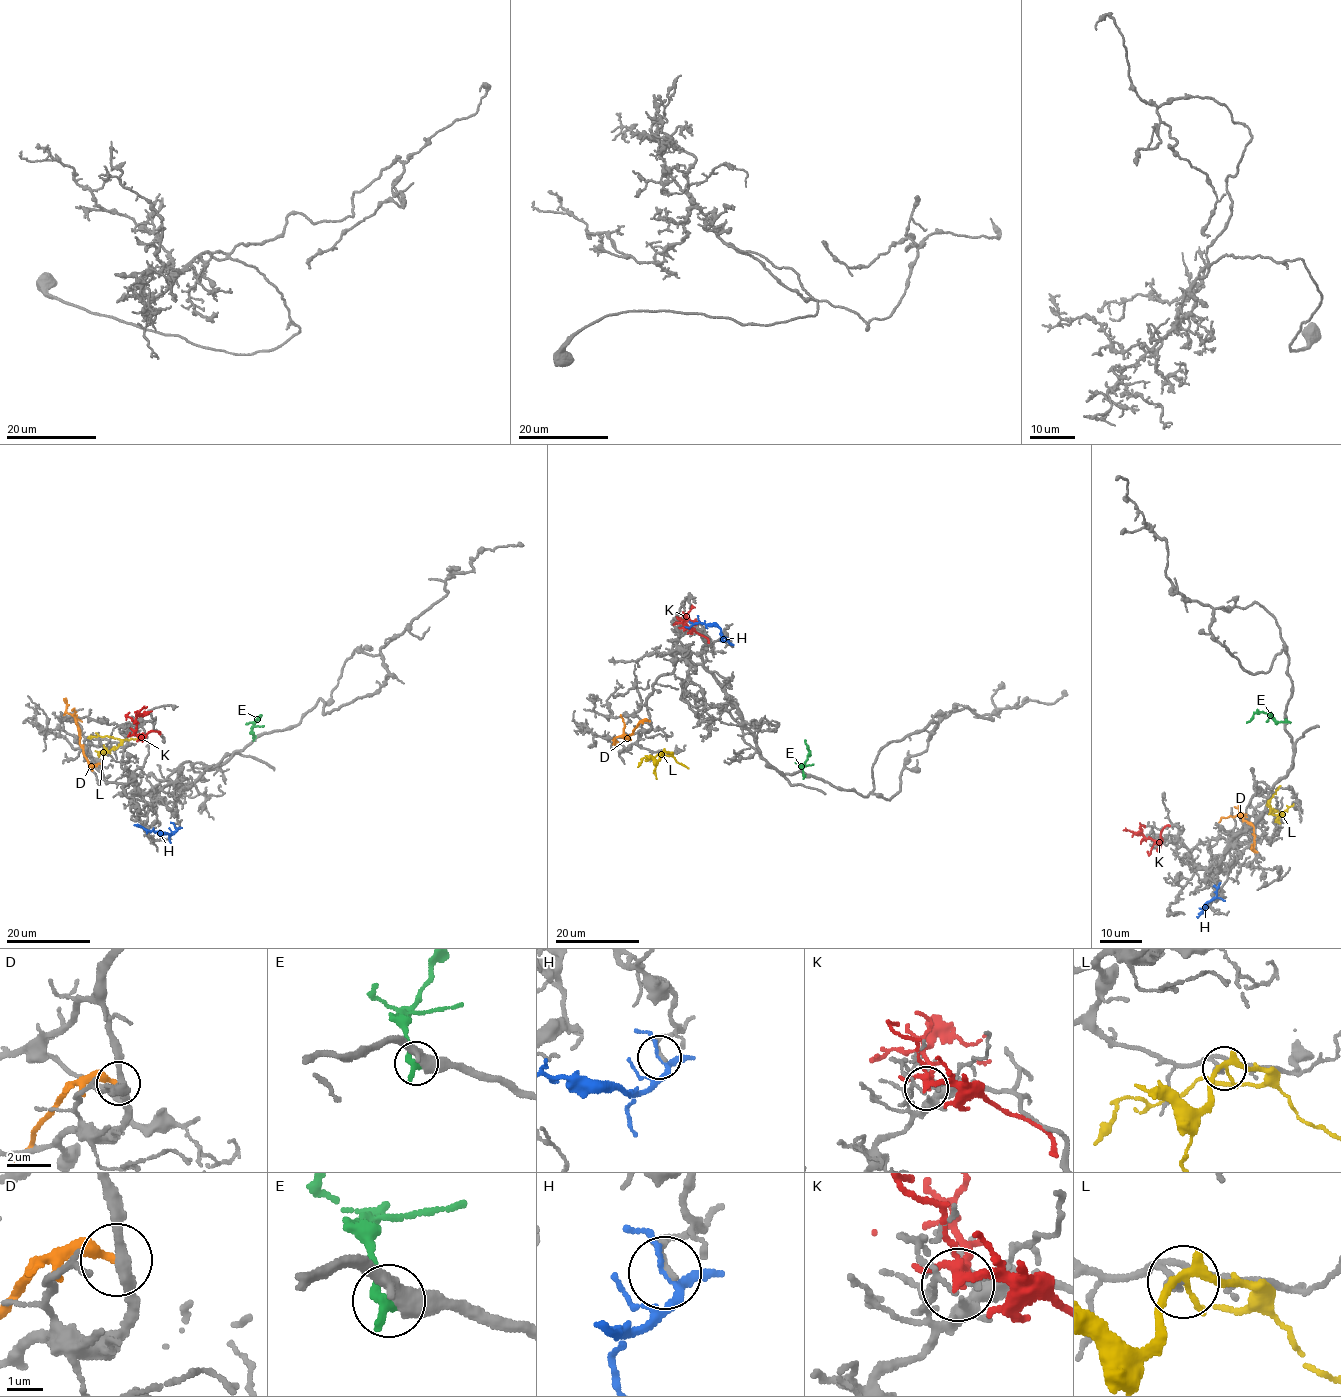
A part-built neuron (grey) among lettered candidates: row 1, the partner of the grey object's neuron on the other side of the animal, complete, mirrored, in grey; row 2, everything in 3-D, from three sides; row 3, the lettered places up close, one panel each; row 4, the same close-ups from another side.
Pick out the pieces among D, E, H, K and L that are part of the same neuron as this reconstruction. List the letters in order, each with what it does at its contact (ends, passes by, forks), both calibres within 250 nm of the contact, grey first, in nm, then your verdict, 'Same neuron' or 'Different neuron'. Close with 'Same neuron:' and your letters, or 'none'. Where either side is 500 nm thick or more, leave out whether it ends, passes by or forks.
D: It ends there. Thickness 280 nm (grey) against 280 nm. Different neuron
E: It ends there. Thickness 440 nm (grey) against 400 nm. Different neuron
H: It forks there. Thickness 150 nm (grey) against 160 nm. Different neuron
K: It forks there. Thickness 100 nm (grey) against 170 nm. Different neuron
L: It passes by. Thickness 100 nm (grey) against 240 nm. Different neuron
Same neuron: none

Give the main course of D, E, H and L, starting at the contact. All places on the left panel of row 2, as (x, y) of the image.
D: (99, 763), (88, 763), (80, 743), (74, 708), (72, 710)
E: (255, 737), (252, 731), (260, 716), (256, 720)
H: (175, 828), (173, 833), (166, 833), (133, 825)
L: (112, 748), (120, 743), (119, 739), (99, 736), (88, 738)

